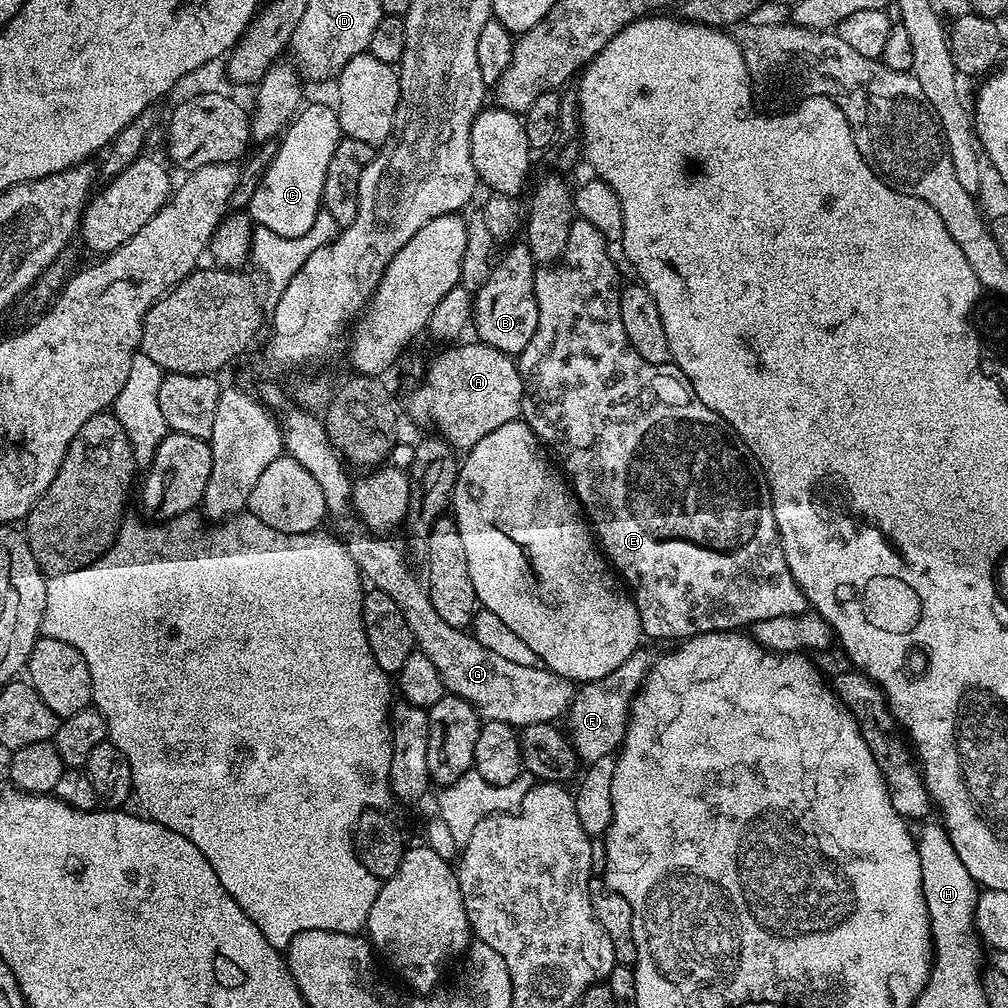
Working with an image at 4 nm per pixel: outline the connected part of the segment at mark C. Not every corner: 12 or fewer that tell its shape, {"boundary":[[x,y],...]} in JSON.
{"boundary":[[331,103],[284,128],[246,209],[301,236],[322,211],[342,139]]}

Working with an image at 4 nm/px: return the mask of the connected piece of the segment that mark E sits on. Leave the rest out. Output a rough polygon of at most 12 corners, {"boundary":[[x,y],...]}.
{"boundary":[[573,220],[524,423],[647,639],[802,615],[770,486]]}

